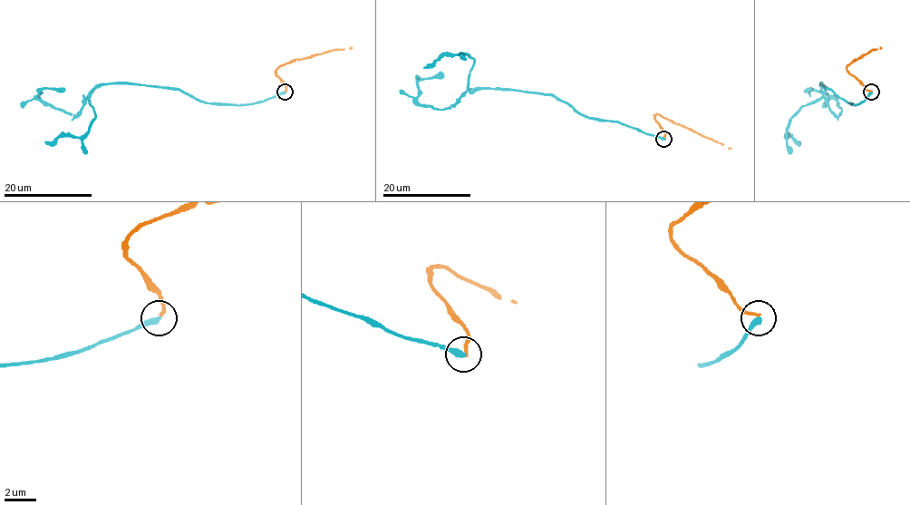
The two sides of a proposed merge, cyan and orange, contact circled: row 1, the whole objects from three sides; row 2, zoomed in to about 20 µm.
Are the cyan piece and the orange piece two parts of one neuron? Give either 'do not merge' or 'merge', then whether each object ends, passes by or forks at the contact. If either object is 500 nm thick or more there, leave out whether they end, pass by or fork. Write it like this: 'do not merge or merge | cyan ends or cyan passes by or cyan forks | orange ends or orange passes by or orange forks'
do not merge | cyan ends | orange ends

